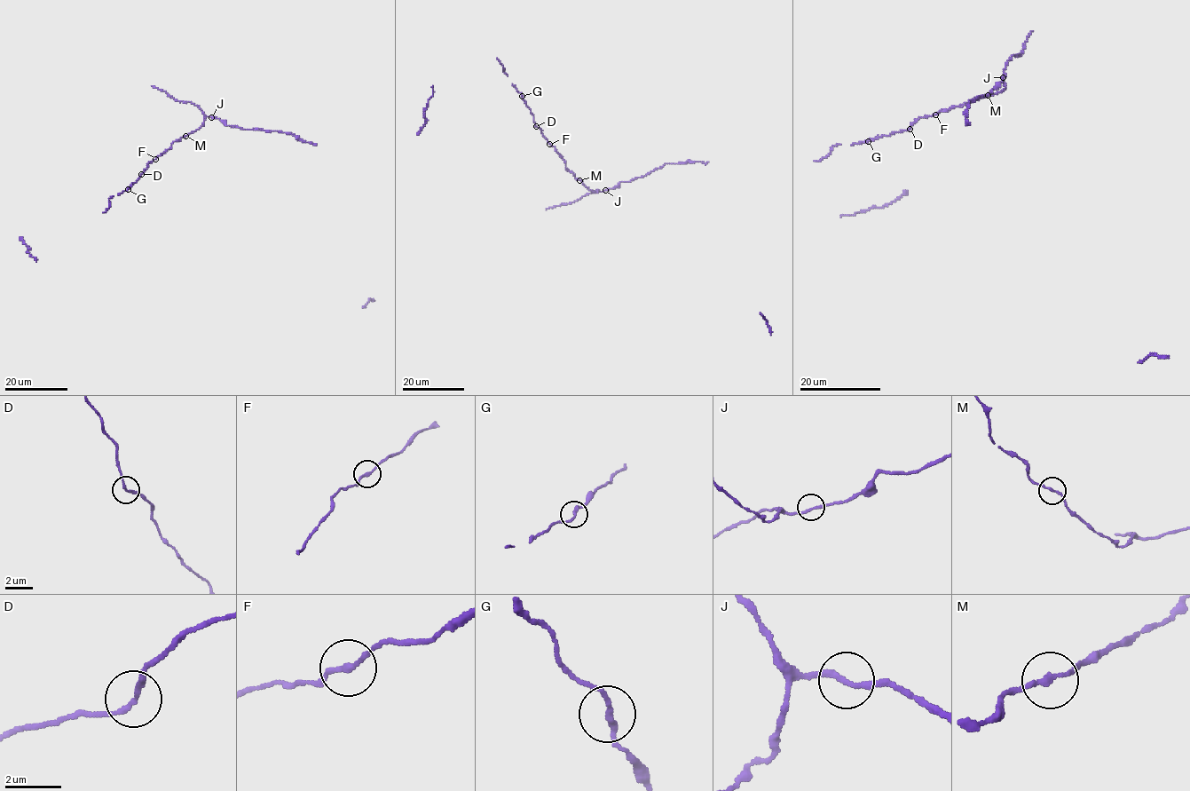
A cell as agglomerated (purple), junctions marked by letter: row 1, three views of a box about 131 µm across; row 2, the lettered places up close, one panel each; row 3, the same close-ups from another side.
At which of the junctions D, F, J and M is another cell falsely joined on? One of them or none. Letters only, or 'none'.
none

